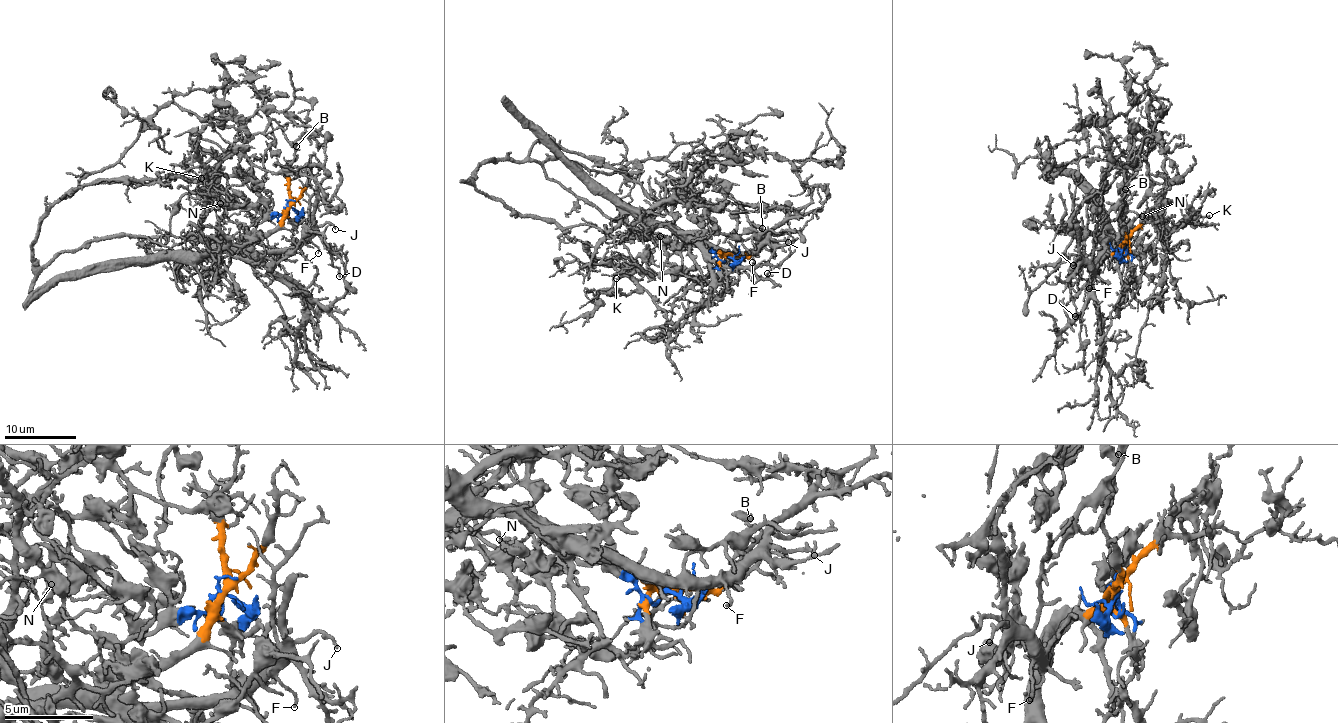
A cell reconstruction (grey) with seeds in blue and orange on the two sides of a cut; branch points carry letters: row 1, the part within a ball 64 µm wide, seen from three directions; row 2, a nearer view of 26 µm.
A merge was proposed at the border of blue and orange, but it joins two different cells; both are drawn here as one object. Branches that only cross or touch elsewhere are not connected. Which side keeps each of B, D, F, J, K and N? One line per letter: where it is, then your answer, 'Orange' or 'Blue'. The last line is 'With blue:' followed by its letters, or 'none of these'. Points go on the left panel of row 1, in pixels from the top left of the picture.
B: Place: (296, 146). Blue
D: Place: (339, 276). Orange
F: Place: (318, 253). Orange
J: Place: (335, 229). Orange
K: Place: (201, 178). Blue
N: Place: (220, 203). Blue
With blue: B, K, N

